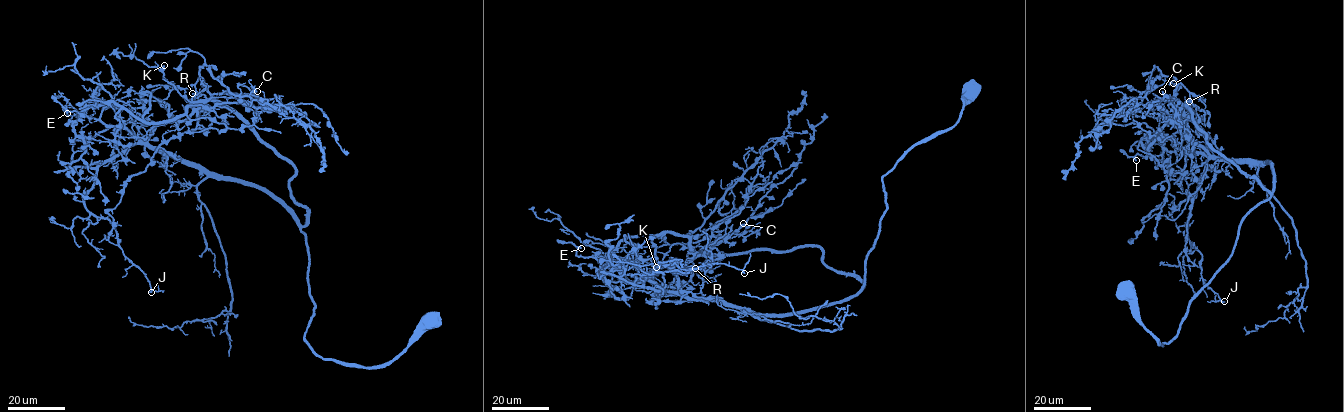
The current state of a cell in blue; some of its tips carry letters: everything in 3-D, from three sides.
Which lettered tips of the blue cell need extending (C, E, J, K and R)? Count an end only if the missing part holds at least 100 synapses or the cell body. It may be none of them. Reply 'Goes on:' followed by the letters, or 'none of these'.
Goes on: C

